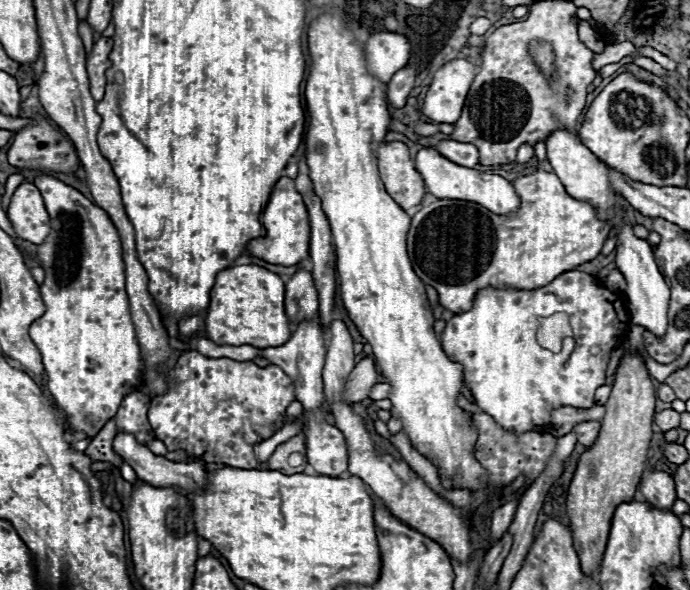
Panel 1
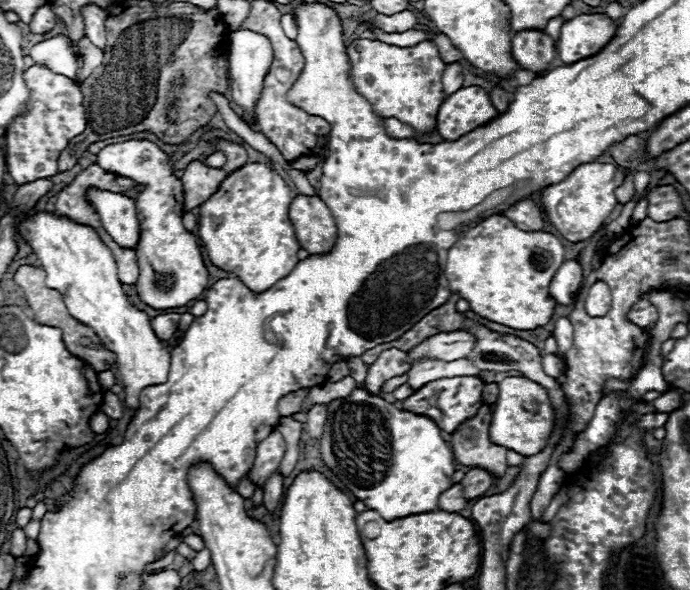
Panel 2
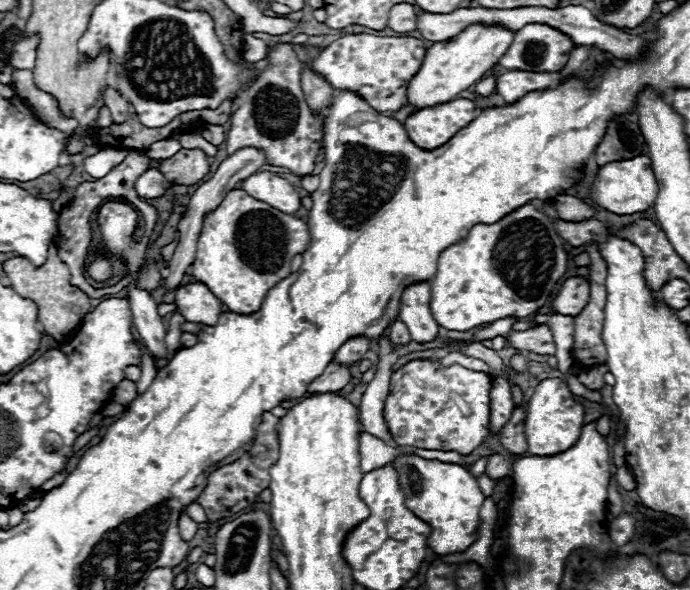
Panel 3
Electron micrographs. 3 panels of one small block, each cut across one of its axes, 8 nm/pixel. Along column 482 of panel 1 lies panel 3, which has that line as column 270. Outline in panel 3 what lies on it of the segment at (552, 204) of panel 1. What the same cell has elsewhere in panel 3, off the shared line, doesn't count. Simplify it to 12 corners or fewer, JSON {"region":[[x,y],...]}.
{"region":[[234,188],[192,274],[250,314],[292,272],[306,222]]}

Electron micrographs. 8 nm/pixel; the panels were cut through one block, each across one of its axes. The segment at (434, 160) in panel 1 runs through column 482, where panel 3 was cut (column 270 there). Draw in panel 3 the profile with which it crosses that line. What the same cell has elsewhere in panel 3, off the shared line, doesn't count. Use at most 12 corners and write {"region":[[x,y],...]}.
{"region":[[256,172],[242,188],[256,200],[296,214],[300,194],[272,174]]}

